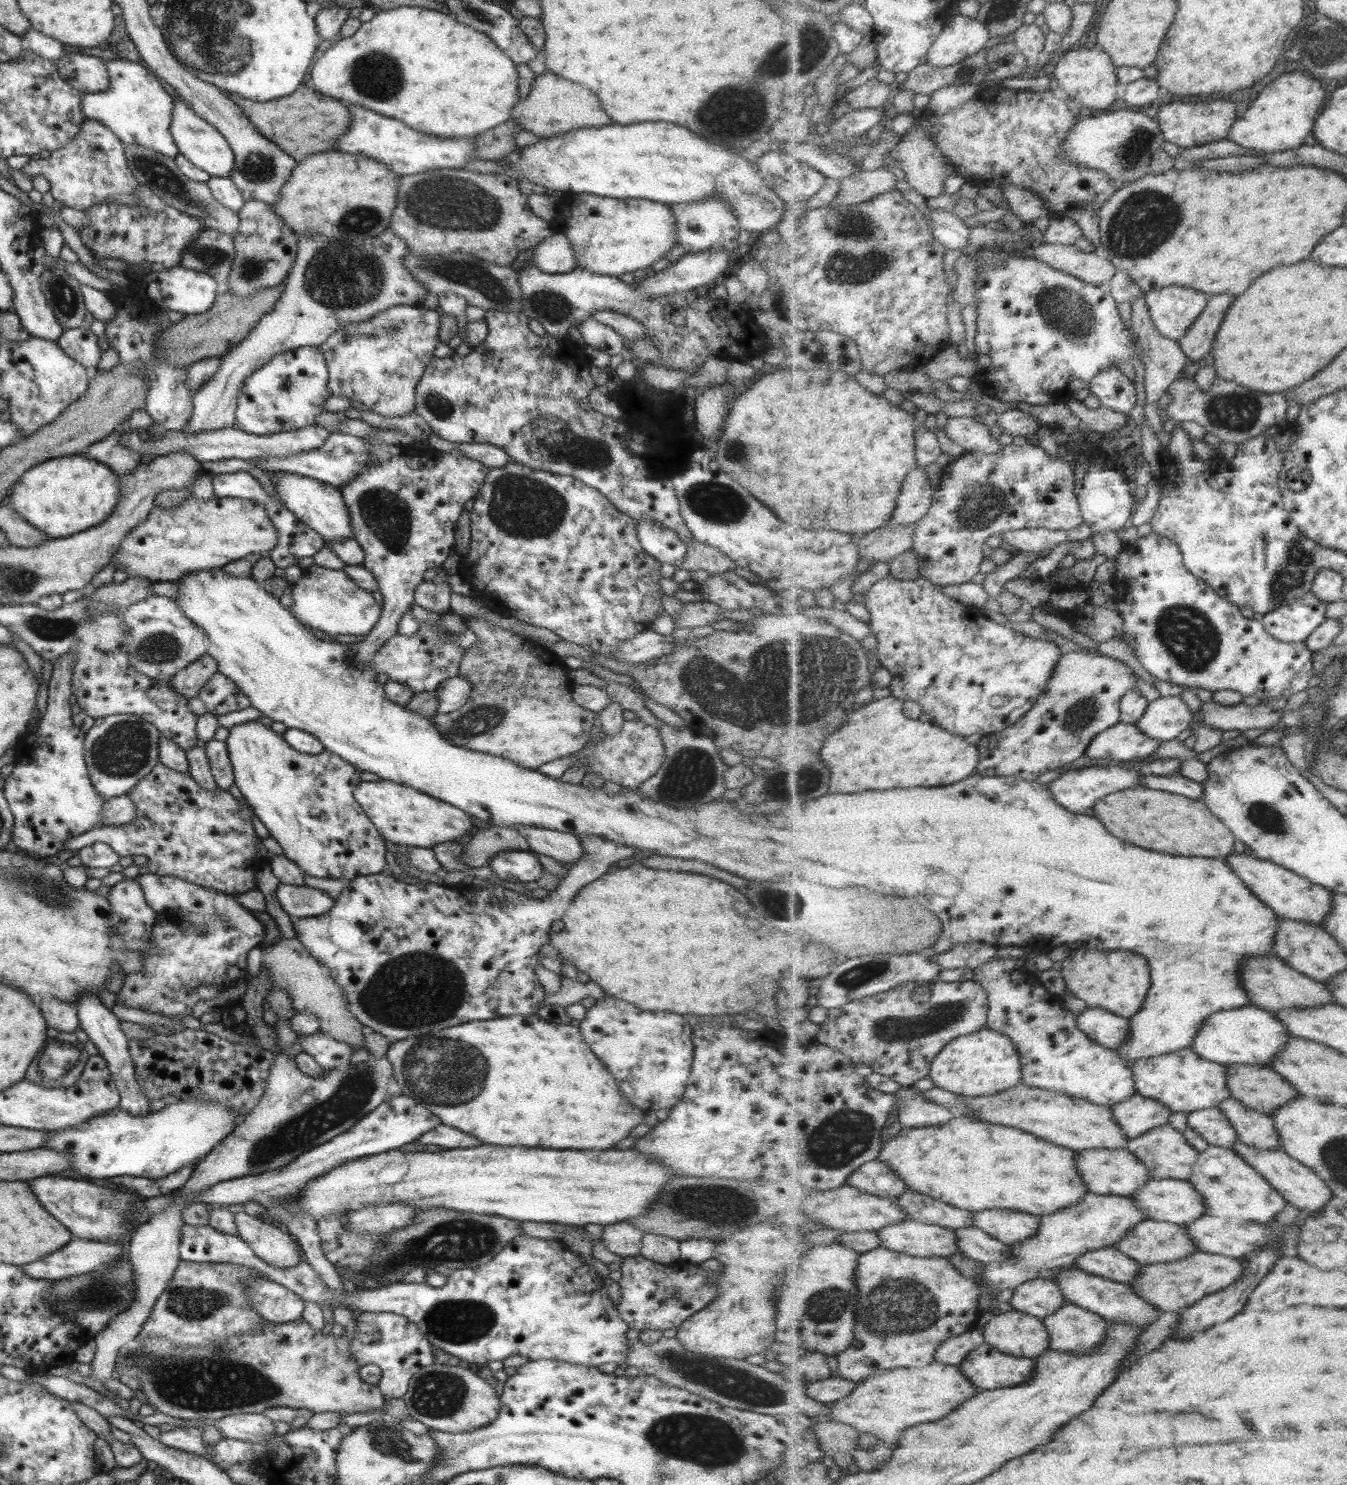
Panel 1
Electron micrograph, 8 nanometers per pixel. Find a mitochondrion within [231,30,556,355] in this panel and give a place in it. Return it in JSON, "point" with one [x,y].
{"point":[446,201]}

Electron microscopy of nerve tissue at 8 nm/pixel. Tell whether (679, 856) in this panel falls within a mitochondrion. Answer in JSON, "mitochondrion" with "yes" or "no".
{"mitochondrion":"no"}

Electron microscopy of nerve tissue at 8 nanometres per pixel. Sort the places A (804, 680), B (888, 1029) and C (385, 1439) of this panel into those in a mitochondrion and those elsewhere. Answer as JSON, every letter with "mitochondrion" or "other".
{"A":"mitochondrion","B":"mitochondrion","C":"mitochondrion"}

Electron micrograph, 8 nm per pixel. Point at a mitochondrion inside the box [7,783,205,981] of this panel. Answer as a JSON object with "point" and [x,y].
{"point":[178,918]}

